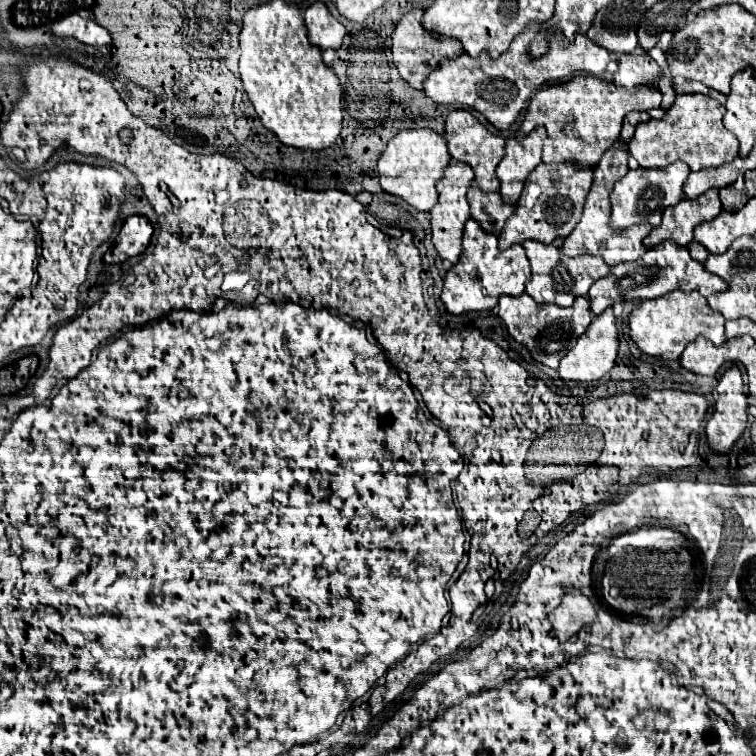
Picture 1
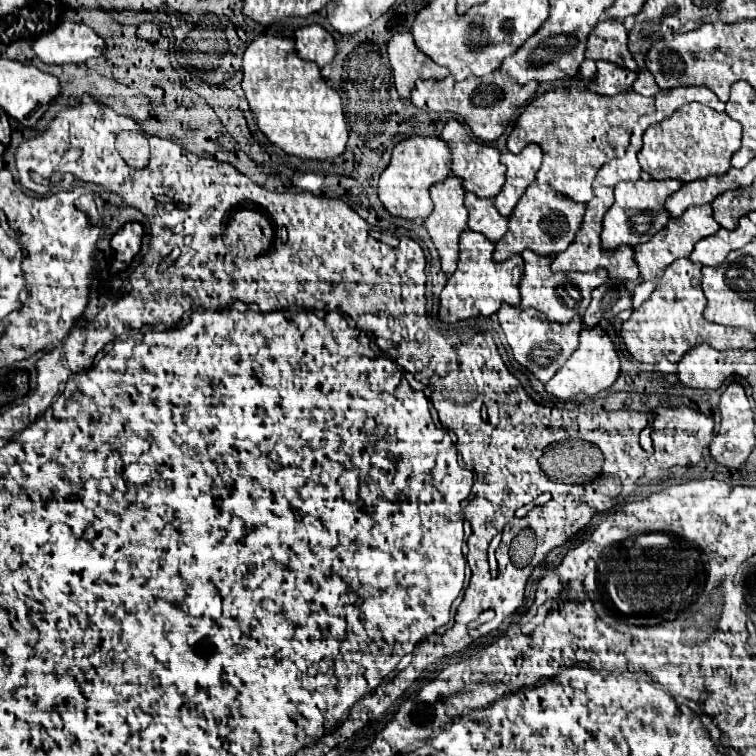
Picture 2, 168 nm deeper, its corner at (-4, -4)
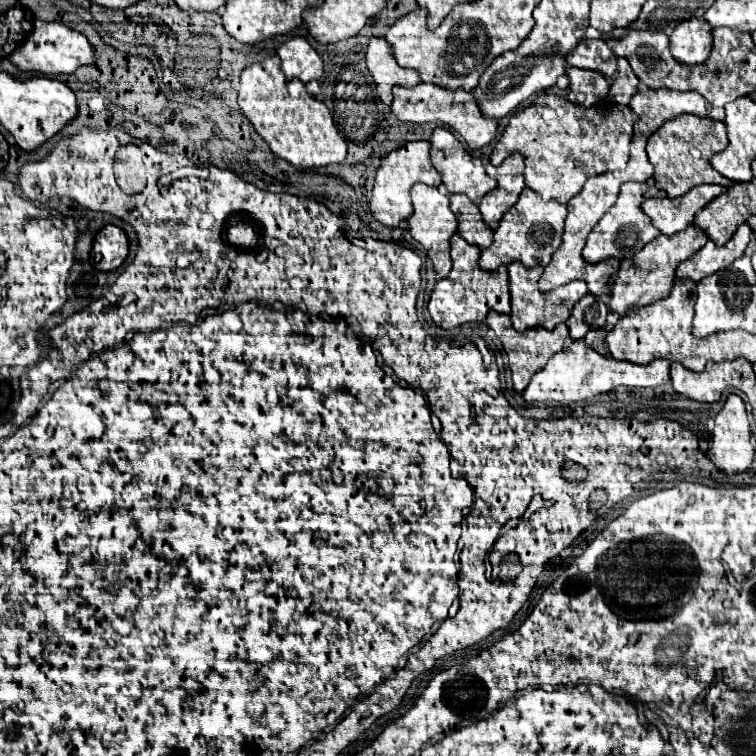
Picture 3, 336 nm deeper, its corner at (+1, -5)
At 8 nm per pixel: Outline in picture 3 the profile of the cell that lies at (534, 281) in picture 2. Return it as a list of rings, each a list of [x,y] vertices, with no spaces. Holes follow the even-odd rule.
[[[522,263],[508,265],[508,281],[510,281],[510,303],[512,303],[512,327],[516,331],[526,331],[532,327],[544,327],[552,331],[558,323],[564,323],[574,307],[574,303],[586,295],[584,283],[568,283],[568,287],[556,287],[556,291],[550,291],[548,295],[538,291],[538,279],[542,277],[542,267],[534,267],[534,271],[528,271]]]

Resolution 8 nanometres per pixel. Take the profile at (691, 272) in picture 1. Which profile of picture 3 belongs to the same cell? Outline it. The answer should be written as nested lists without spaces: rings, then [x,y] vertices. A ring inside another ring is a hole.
[[[584,295],[576,307],[572,307],[572,313],[566,321],[570,339],[582,339],[586,331],[600,329],[606,321],[606,305],[602,299],[596,299],[594,295]]]

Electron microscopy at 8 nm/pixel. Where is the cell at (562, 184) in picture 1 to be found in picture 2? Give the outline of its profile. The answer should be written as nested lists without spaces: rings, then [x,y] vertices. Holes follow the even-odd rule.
[[[531,184],[509,216],[507,234],[495,244],[493,258],[497,262],[509,260],[513,254],[521,254],[525,248],[531,248],[537,254],[557,254],[569,248],[575,240],[577,230],[581,228],[581,220],[585,216],[585,202],[575,202],[565,194],[559,194],[549,184]]]

